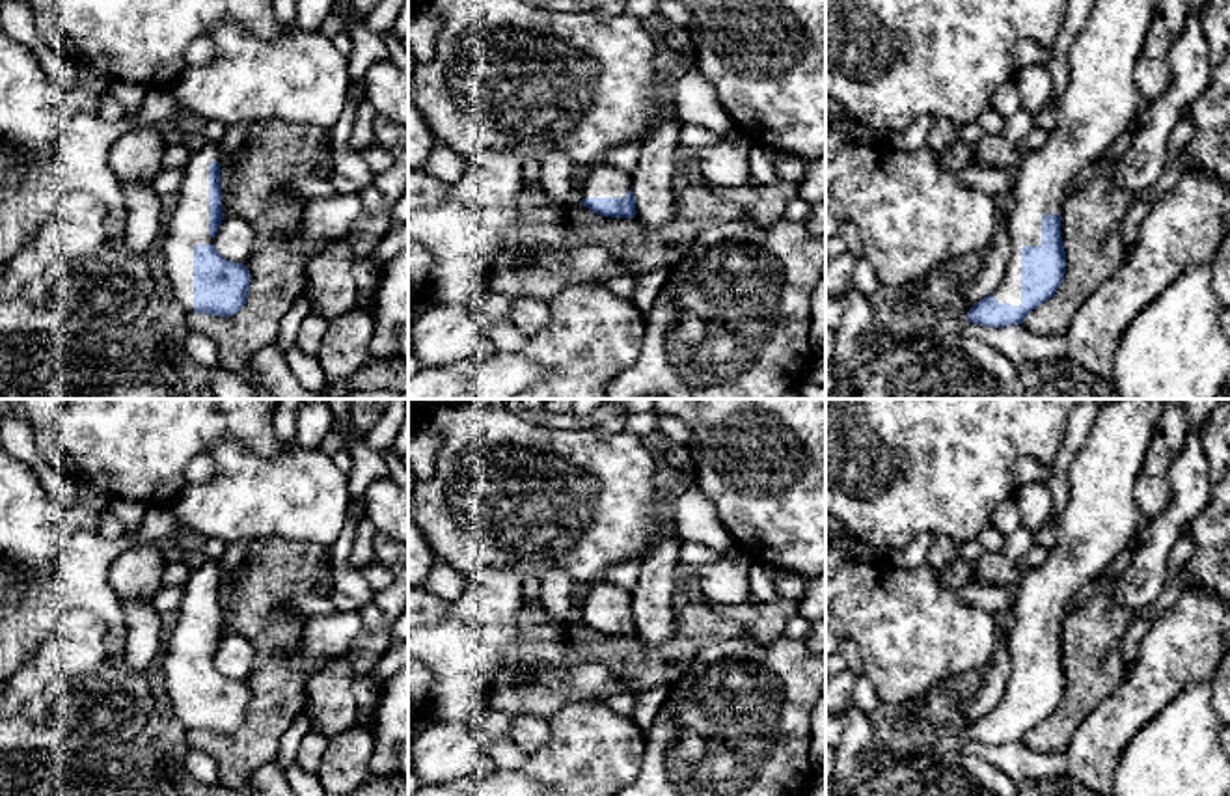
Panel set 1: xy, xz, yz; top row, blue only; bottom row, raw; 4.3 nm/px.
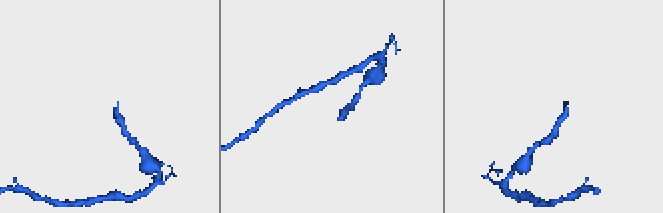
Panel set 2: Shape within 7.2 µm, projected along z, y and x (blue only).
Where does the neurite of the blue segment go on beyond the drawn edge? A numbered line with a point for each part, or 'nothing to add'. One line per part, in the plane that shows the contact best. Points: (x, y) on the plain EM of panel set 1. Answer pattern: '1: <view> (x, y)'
1: yz (1102, 517)

